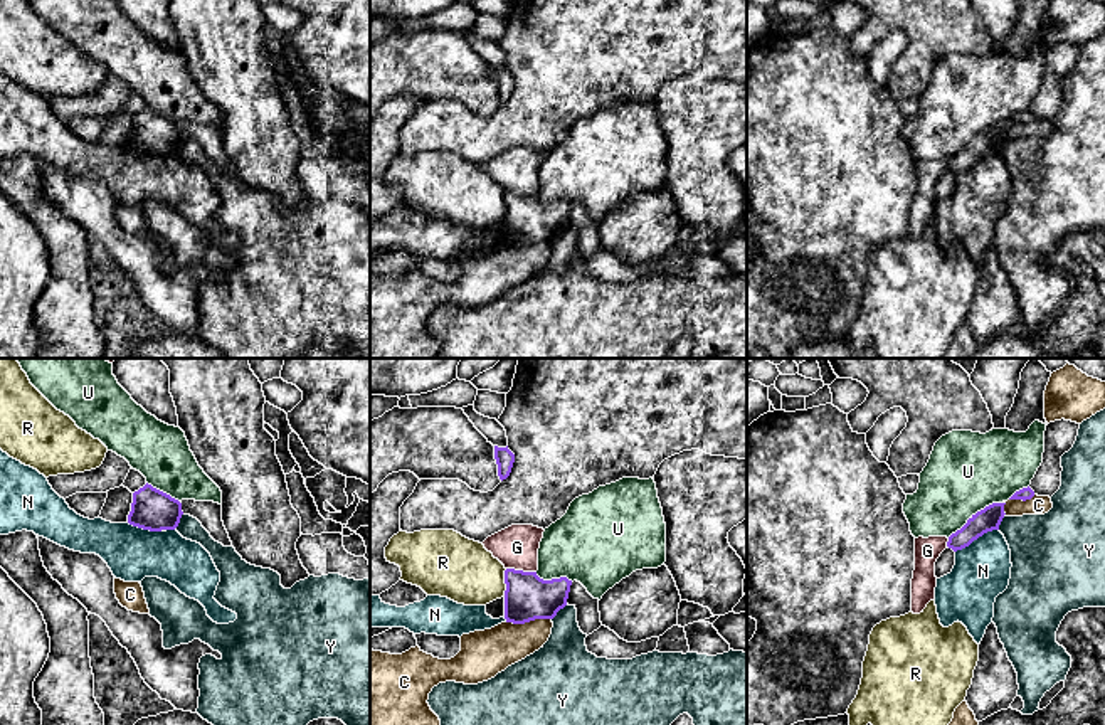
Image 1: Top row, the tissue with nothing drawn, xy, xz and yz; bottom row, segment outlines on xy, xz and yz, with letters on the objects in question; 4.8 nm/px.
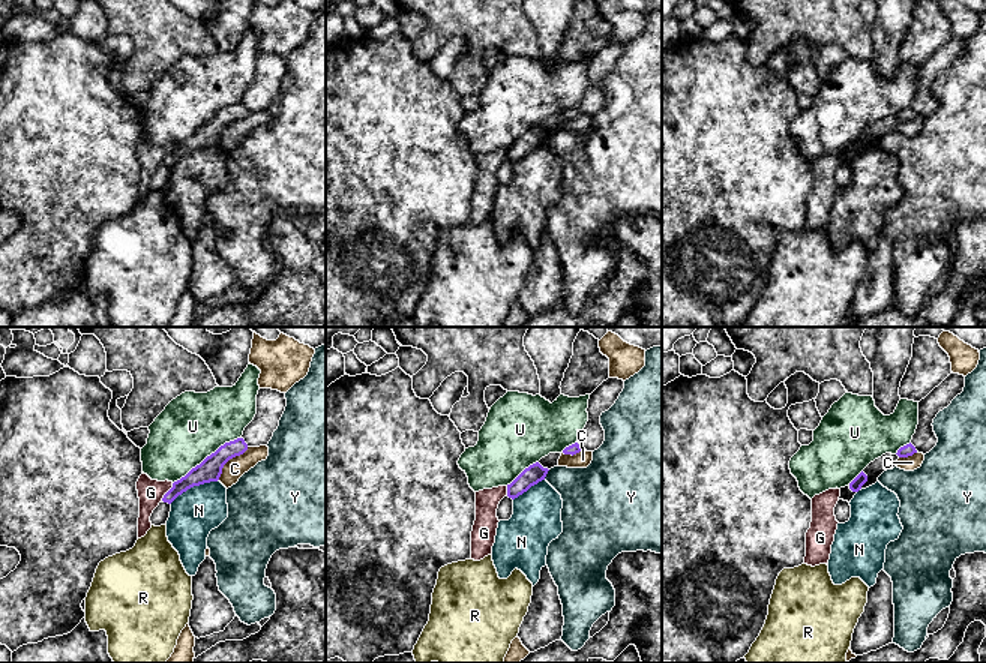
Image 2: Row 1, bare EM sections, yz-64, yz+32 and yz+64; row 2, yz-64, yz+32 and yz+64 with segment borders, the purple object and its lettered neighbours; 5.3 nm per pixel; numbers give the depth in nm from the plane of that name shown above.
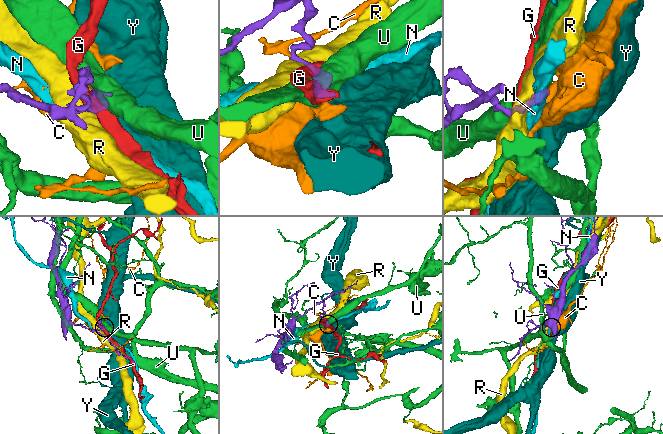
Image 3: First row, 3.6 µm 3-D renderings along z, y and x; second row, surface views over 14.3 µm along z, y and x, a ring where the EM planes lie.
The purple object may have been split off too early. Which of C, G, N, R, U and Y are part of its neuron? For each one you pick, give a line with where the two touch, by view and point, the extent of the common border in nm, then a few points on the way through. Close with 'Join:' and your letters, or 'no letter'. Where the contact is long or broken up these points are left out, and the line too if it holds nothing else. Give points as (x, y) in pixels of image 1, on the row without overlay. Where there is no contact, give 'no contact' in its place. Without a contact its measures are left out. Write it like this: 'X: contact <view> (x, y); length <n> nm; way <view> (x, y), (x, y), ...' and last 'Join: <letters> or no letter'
Join: no letter

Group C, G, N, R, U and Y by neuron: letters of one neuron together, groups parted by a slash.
C / G / N / R / U / Y

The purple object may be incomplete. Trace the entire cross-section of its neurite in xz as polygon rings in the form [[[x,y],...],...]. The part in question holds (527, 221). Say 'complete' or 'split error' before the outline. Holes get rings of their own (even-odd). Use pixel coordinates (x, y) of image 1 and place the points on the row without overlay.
complete; [[[505,193],[505,242],[525,247],[553,242],[567,229],[572,204],[567,200],[543,204],[537,195]]]

